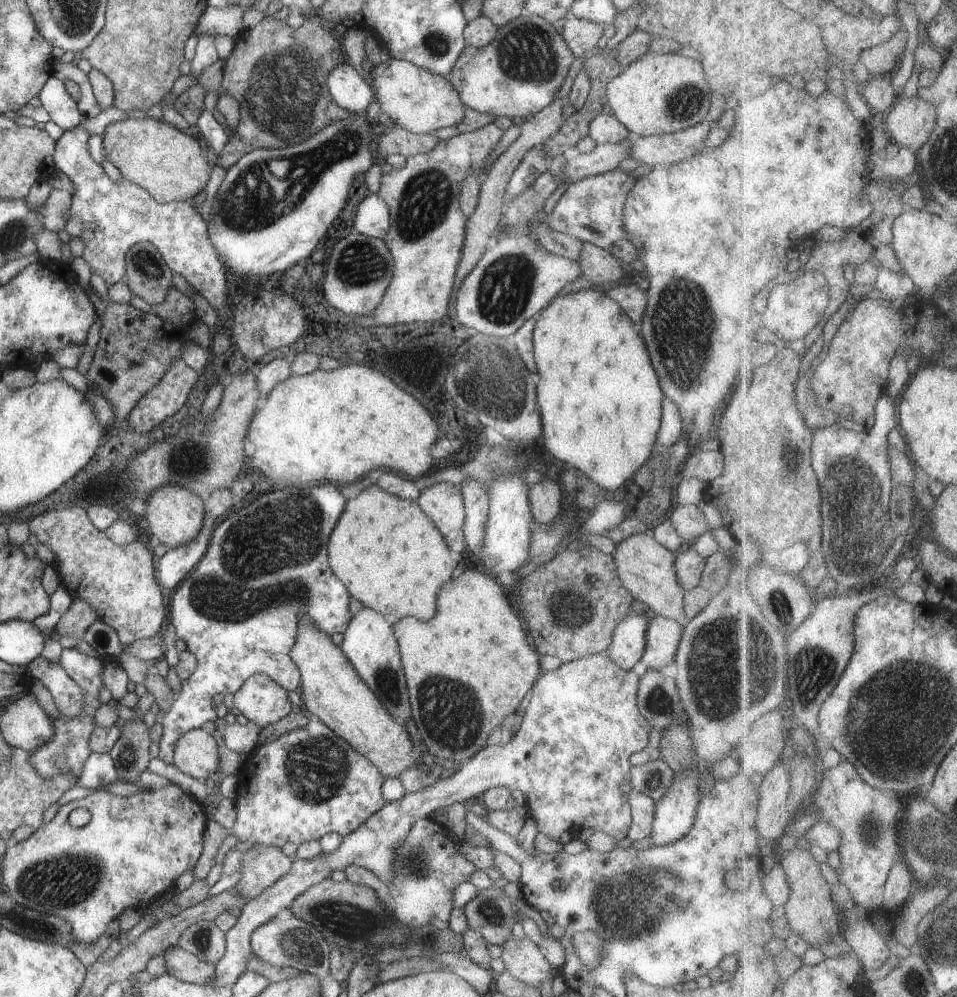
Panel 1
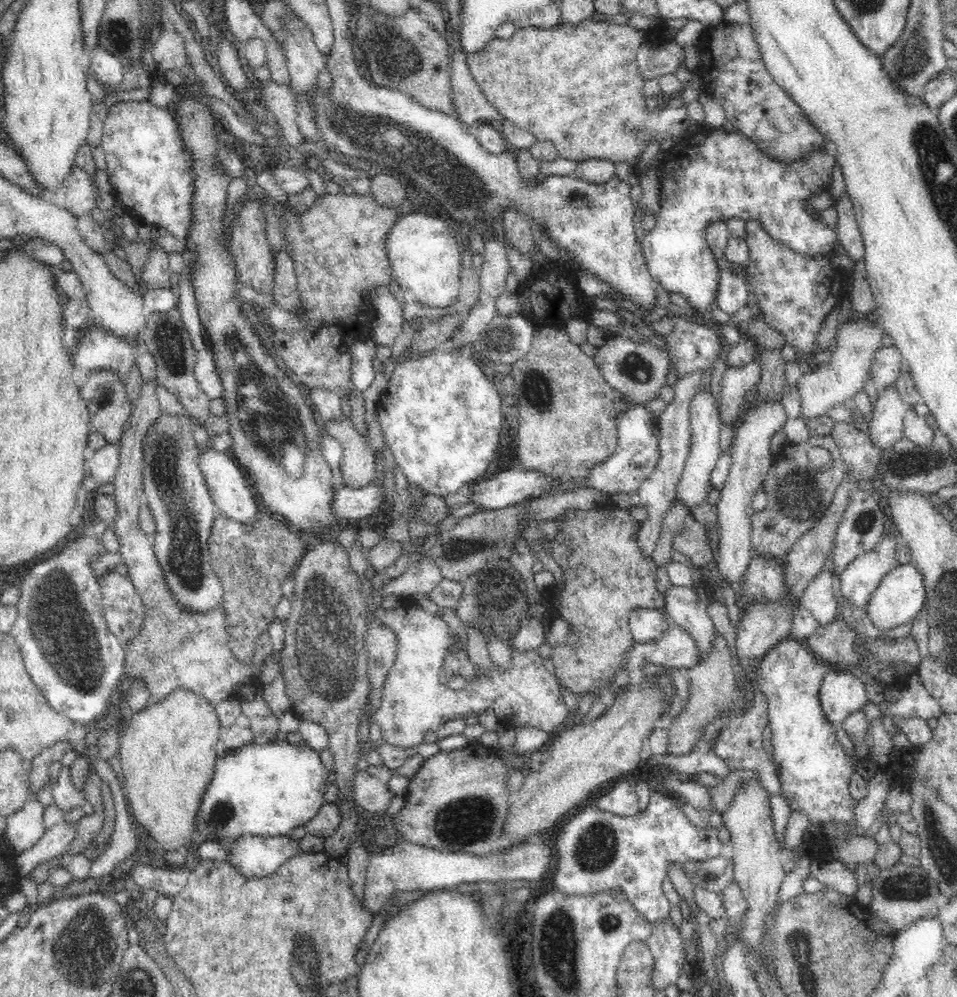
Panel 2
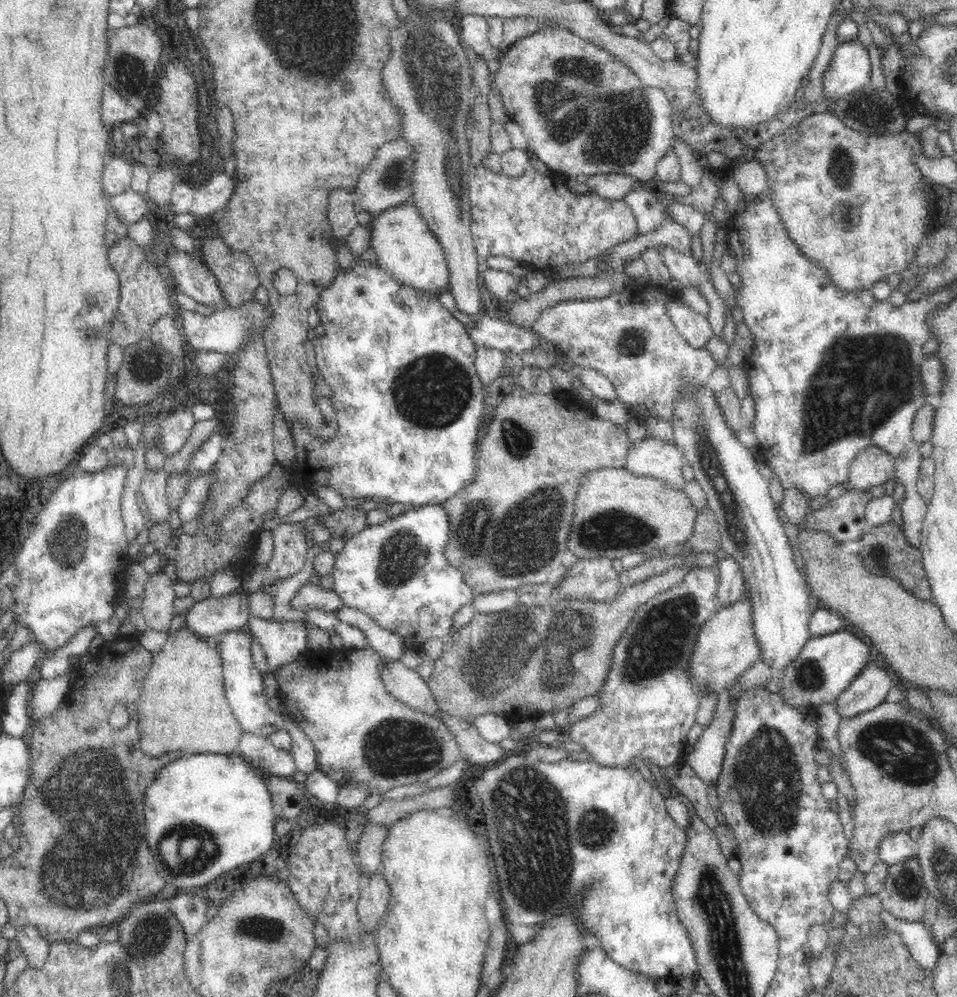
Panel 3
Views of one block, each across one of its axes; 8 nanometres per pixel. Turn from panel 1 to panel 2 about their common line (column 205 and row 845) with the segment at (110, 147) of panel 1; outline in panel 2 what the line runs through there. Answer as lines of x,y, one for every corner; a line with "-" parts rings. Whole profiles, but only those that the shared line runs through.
176,688
158,704
148,704
125,721
117,752
125,779
124,790
133,816
162,850
182,852
188,842
195,840
194,820
202,804
202,796
212,780
216,759
222,752
220,735
223,727
218,718
215,707
205,698
184,688

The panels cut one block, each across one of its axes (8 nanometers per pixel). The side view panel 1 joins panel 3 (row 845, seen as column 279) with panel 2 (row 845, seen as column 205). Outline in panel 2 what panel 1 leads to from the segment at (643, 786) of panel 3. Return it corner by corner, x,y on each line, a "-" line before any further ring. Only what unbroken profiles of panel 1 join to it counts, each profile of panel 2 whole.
652,788
651,797
645,811
632,816
620,816
597,805
580,808
578,812
566,816
551,834
545,835
554,845
554,866
551,873
554,882
551,886
566,895
589,895
593,892
622,891
641,916
651,924
660,924
670,916
670,901
662,891
662,881
669,876
669,864
684,865
689,861
703,861
716,858
723,843
718,831
713,827
694,825
674,803
674,796
664,796
660,790

